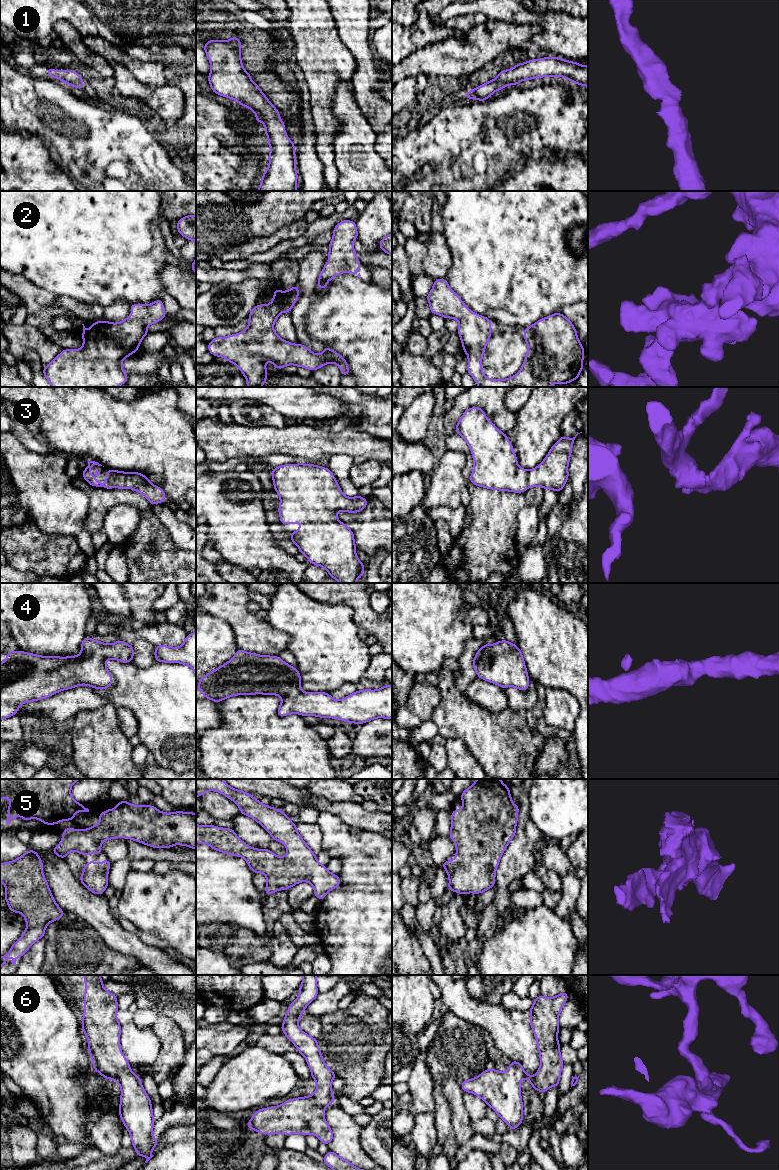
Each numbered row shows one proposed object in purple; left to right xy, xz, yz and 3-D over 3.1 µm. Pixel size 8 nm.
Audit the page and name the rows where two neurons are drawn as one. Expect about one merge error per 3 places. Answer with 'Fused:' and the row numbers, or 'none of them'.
Fused: none of them

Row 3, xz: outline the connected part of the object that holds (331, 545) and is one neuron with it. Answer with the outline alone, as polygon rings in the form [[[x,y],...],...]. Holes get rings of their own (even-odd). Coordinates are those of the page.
[[[285,464],[272,469],[272,480],[274,490],[280,497],[278,513],[280,522],[283,524],[301,523],[300,528],[295,532],[289,532],[290,540],[295,543],[299,552],[303,553],[307,560],[317,566],[323,567],[329,575],[340,583],[356,583],[357,579],[363,578],[364,564],[356,555],[356,545],[354,533],[350,528],[338,520],[339,511],[358,513],[368,504],[368,501],[358,495],[356,497],[346,497],[335,479],[332,472],[327,467],[320,467],[315,464]]]

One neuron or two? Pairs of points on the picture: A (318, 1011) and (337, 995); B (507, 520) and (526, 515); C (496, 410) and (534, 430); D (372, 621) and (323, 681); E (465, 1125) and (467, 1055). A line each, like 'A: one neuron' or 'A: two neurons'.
A: one neuron
B: two neurons
C: two neurons
D: two neurons
E: two neurons

